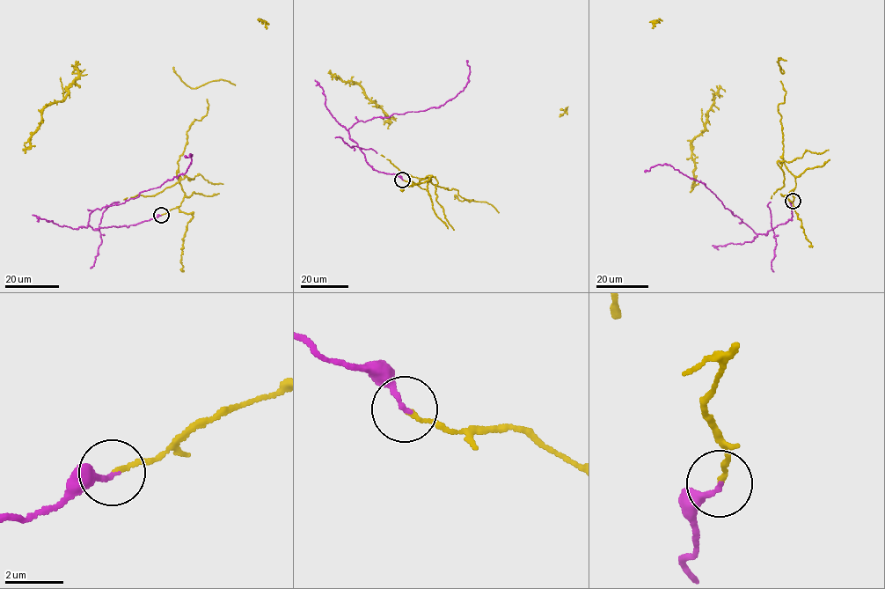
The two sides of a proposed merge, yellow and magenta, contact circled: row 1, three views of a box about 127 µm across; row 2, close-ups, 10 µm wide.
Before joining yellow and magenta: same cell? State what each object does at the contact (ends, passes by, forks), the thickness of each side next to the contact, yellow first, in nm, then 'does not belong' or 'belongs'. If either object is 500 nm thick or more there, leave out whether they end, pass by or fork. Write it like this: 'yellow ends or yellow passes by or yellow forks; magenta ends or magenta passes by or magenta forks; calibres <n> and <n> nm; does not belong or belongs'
yellow ends; magenta ends; calibres 140 and 180 nm; belongs

